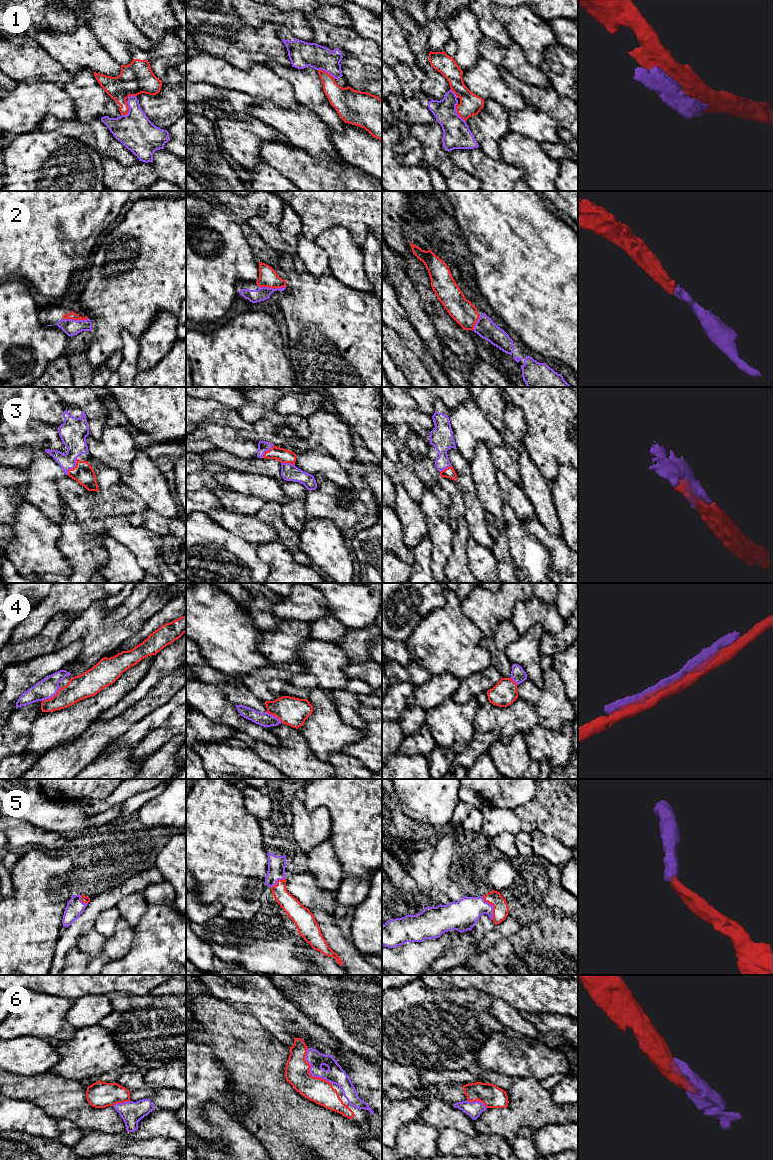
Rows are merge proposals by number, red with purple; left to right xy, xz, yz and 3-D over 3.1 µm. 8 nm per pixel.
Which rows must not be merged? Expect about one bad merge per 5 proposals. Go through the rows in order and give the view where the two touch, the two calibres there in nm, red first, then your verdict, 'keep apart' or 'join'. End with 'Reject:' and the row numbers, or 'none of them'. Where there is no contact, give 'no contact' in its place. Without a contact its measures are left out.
1: meets red in xy; 240 nm thick on the red side, 300 nm on the other; keep apart
2: meets red in xz; 150 nm thick on the red side, 110 nm on the other; join
3: meets red in xy; 170 nm thick on the red side, 190 nm on the other; join
4: meets red in xy; 190 nm thick on the red side, 160 nm on the other; join
5: meets red in yz; 130 nm thick on the red side, 240 nm on the other; join
6: meets red in xz; 200 nm thick on the red side, 150 nm on the other; join
Reject: 1

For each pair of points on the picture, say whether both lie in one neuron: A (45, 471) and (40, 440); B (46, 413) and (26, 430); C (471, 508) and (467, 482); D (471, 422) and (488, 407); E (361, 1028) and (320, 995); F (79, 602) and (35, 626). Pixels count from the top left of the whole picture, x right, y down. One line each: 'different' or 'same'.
A: different
B: different
C: same
D: different
E: same
F: same

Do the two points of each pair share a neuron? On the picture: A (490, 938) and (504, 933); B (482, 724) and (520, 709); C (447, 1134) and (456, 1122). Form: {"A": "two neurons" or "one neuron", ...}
{"A": "one neuron", "B": "one neuron", "C": "two neurons"}

